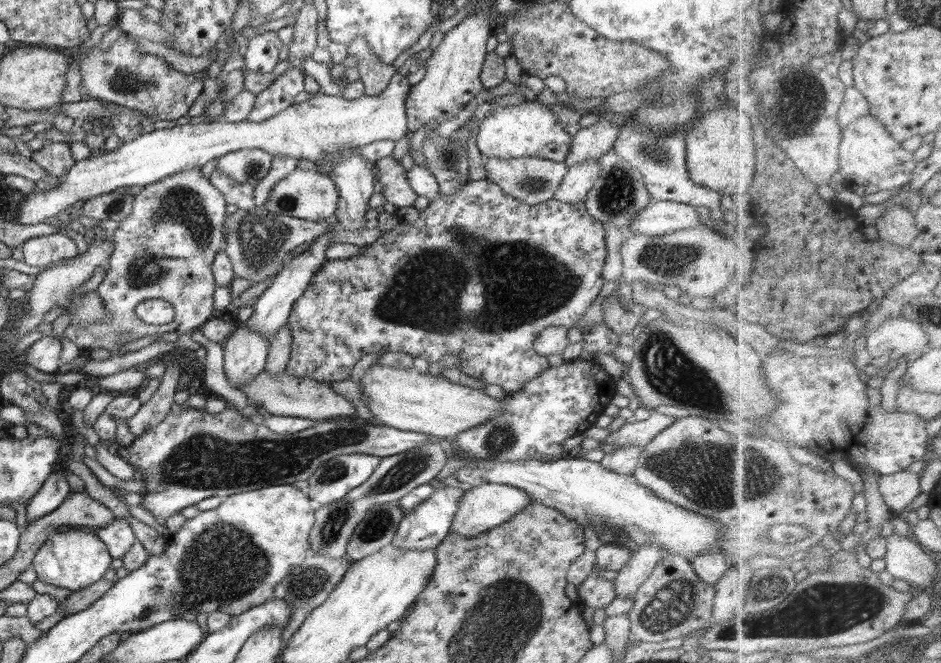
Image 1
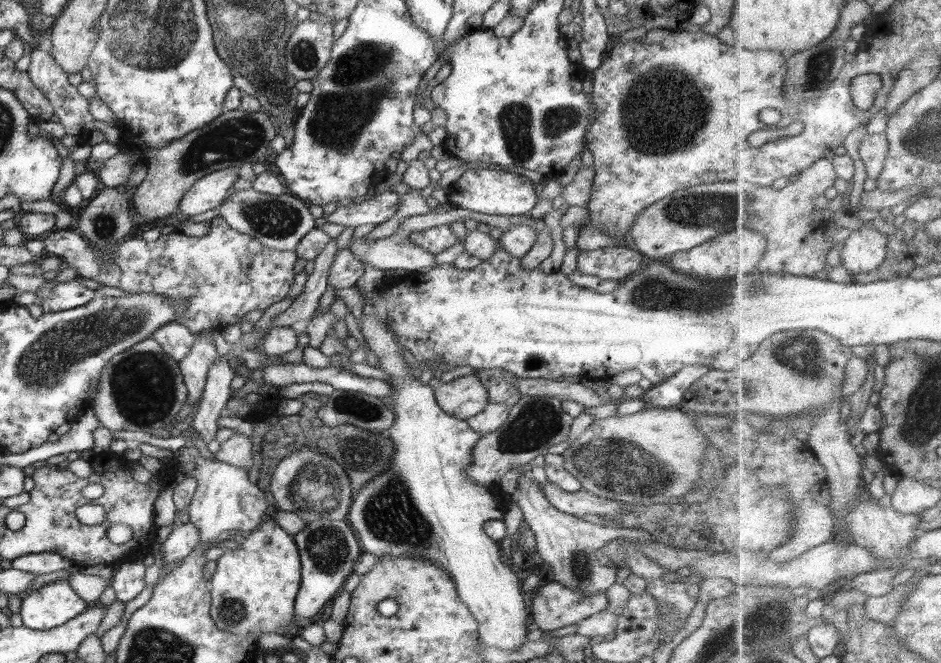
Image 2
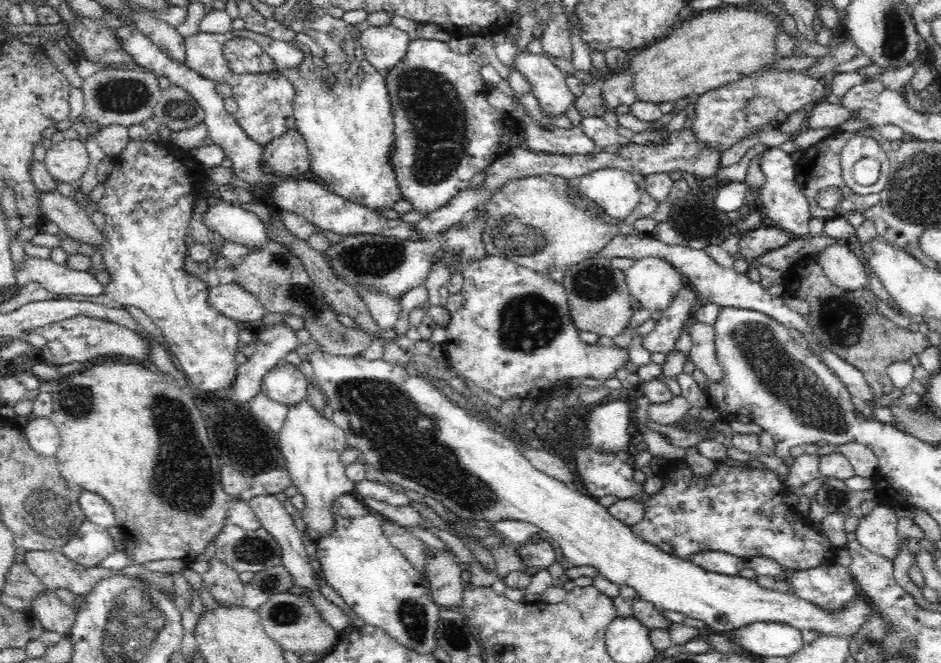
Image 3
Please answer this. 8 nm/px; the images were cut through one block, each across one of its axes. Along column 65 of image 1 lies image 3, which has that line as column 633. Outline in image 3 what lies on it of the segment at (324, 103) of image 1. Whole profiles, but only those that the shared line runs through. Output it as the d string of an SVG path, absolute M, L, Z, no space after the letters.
M599 169L590 174L584 174L584 176L577 179L579 192L596 202L608 216L624 219L640 204L641 191L632 175L624 169Z

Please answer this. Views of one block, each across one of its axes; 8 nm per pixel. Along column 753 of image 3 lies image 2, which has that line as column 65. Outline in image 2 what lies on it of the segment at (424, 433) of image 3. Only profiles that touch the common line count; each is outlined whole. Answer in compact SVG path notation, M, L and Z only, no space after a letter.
M65 579L32 589L23 596L19 613L23 626L31 630L45 630L67 624L89 605Z

